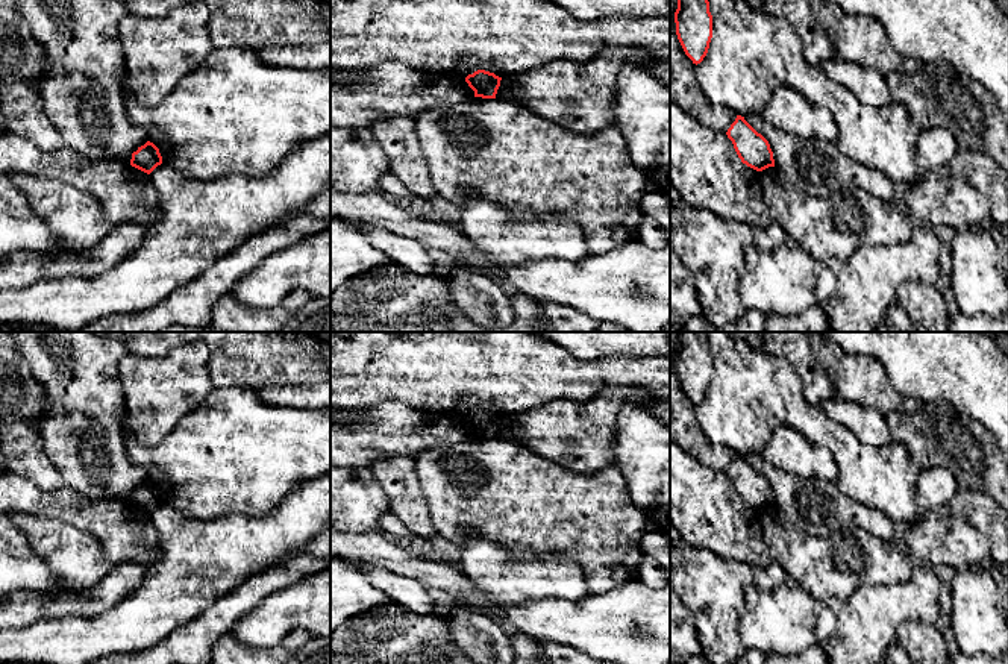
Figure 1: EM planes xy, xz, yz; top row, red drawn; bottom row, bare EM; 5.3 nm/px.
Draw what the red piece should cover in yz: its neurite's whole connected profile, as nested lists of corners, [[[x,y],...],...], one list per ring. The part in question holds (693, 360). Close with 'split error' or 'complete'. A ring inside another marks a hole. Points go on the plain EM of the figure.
[[[676,332],[676,374],[693,403],[700,403],[712,377],[712,355],[705,332]]]; complete

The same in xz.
[[[477,409],[465,417],[468,426],[474,431],[474,437],[496,438],[502,417],[494,412]]]; complete

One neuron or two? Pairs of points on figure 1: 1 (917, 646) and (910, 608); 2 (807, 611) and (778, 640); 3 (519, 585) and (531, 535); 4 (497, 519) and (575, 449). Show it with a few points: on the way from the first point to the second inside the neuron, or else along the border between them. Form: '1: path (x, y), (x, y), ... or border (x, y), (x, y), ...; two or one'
1: border (934, 623), (904, 620), (898, 626), (895, 637); two
2: path (799, 619), (785, 632); one
3: border (493, 540), (517, 554), (550, 557), (563, 552); two
4: border (526, 449), (575, 472), (594, 472); two

